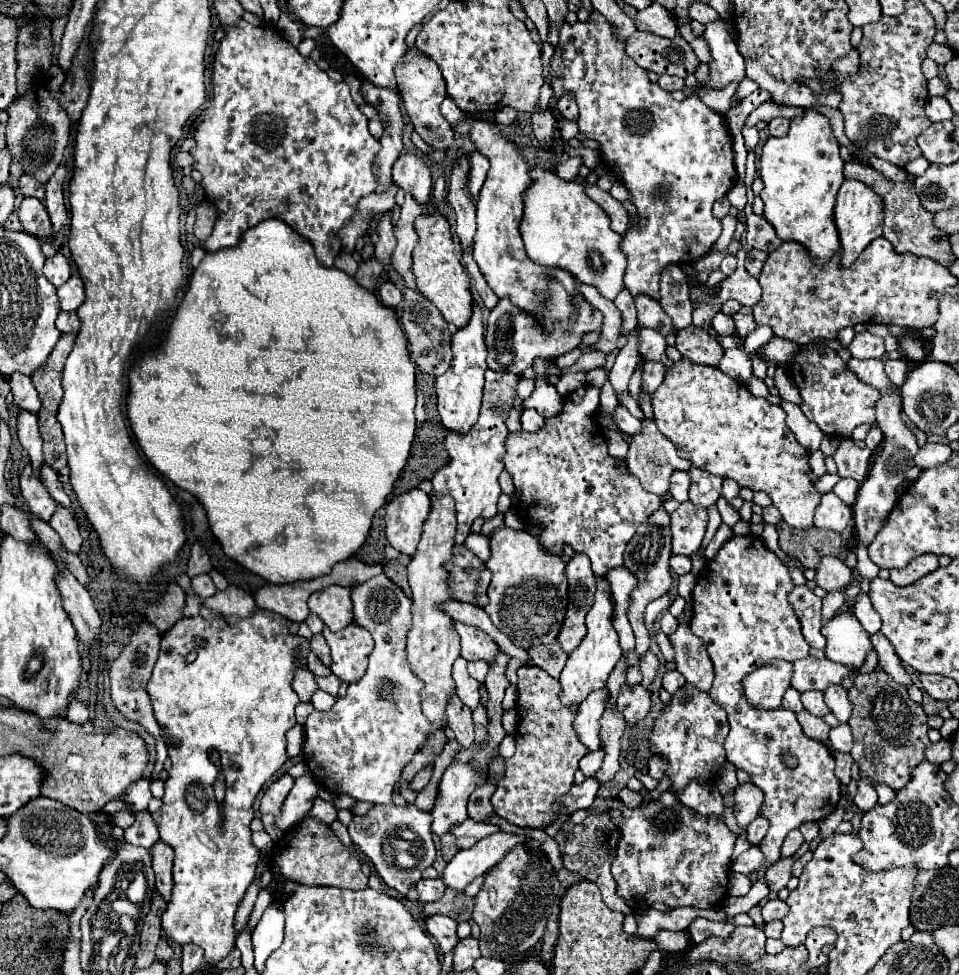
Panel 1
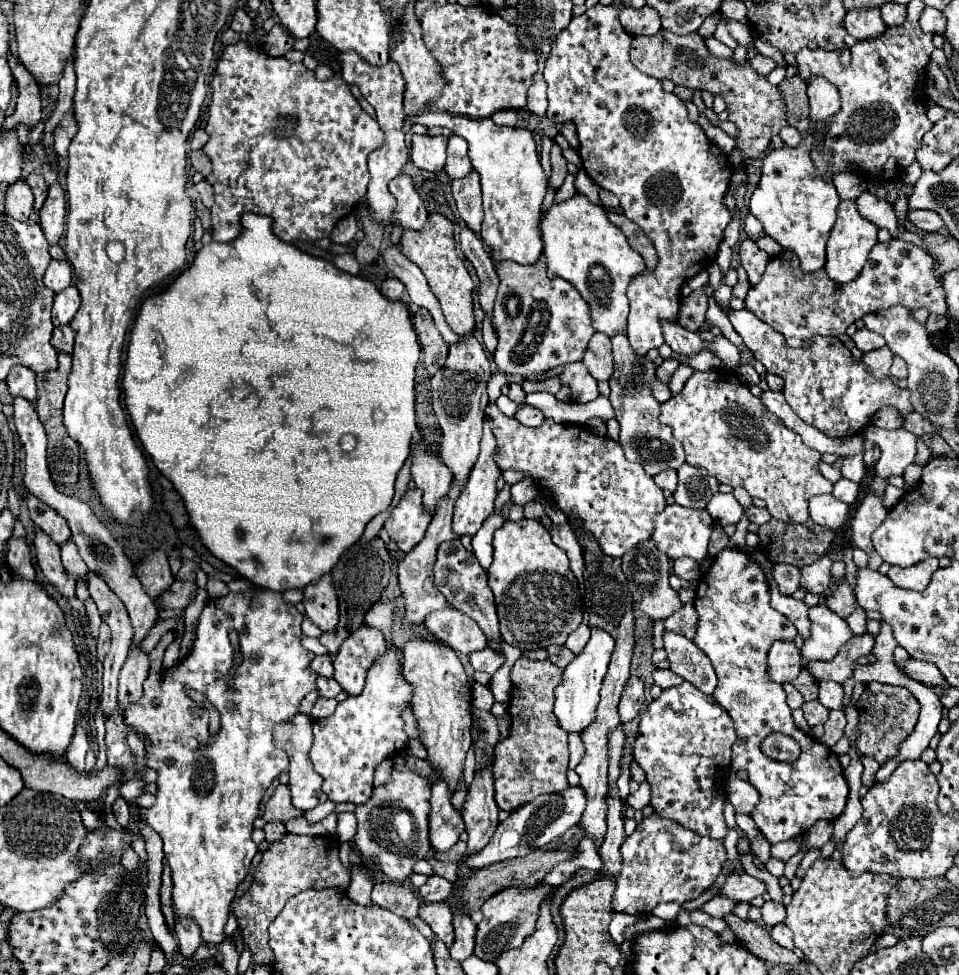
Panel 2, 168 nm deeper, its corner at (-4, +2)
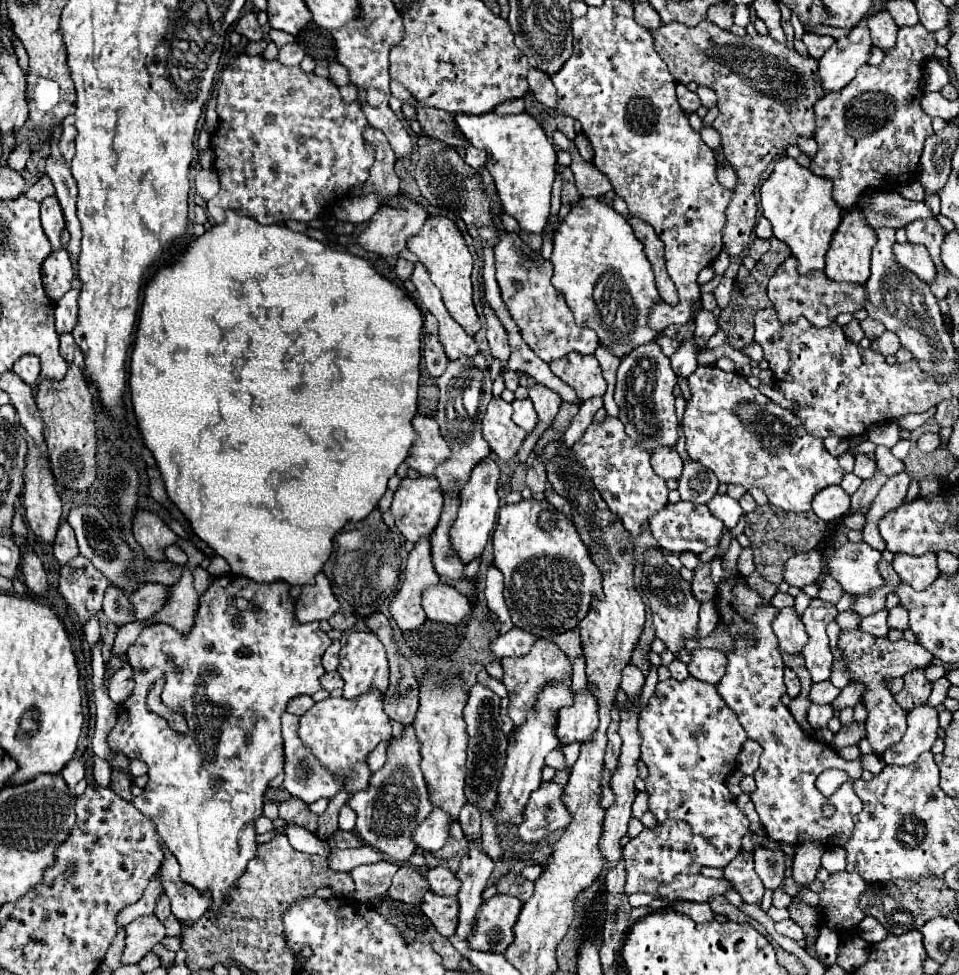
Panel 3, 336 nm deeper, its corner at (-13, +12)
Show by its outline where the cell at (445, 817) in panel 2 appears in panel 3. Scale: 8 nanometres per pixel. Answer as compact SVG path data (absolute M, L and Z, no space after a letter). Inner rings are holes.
M434 808L426 816L422 826L418 826L418 830L414 830L414 844L422 852L440 850L444 846L444 842L448 840L448 836L450 836L450 832L448 832L450 826L452 826L450 816L444 810Z

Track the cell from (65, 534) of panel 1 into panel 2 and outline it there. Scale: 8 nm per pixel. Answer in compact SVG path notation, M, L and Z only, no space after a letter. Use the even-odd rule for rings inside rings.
M69 538L65 544L61 544L61 560L63 560L63 566L65 570L77 578L77 576L87 576L89 568L85 566L85 562L81 560L79 552L77 552L77 546L73 544L73 538Z

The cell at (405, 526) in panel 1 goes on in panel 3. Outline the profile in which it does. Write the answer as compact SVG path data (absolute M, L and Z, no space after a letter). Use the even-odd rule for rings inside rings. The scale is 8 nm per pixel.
M404 478L400 488L394 492L392 516L398 530L406 540L418 542L430 536L438 526L442 512L442 492L438 480L432 478Z

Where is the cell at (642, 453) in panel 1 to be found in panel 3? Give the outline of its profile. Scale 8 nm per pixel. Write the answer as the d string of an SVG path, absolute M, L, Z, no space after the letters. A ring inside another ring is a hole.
M656 342L638 346L620 362L614 392L614 400L620 408L618 418L626 426L626 434L632 440L640 442L648 452L652 452L658 446L676 446L678 422L672 394L676 384L678 380L670 368L670 360L660 352L660 346Z

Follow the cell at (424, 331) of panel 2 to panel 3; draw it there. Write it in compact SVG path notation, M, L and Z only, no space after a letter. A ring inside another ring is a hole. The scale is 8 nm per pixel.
M428 312L424 314L424 328L422 328L422 358L426 364L426 370L434 376L440 378L448 366L448 358L442 350L442 344L438 340L438 322L436 318Z

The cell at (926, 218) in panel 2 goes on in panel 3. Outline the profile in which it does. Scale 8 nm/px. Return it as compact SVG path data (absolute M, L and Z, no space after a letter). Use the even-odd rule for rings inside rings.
M878 192L866 206L858 206L870 226L878 228L904 228L918 218L932 218L926 202L912 202L898 192Z

